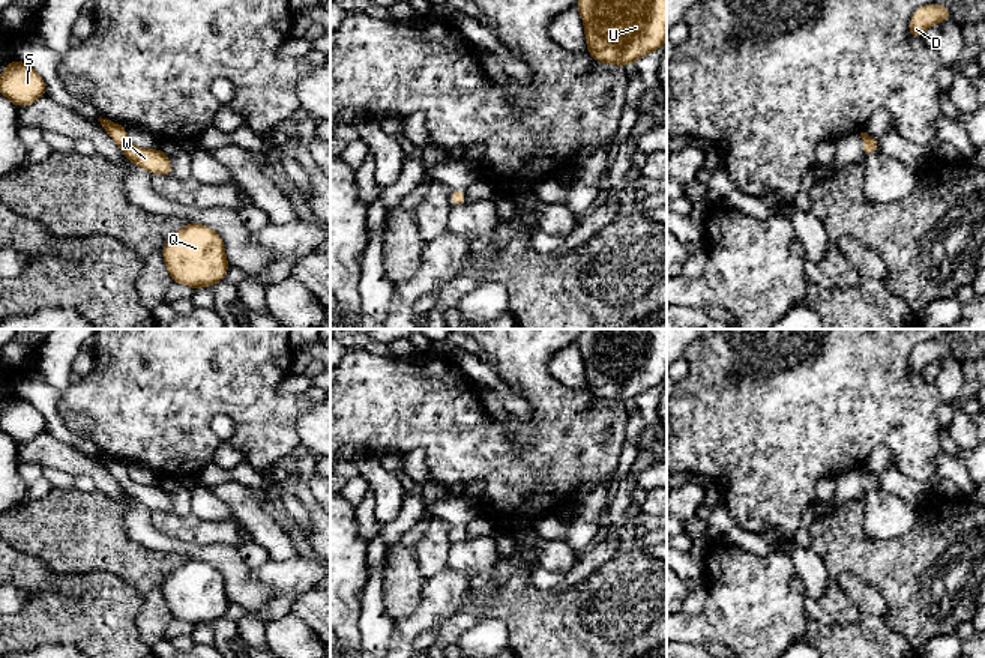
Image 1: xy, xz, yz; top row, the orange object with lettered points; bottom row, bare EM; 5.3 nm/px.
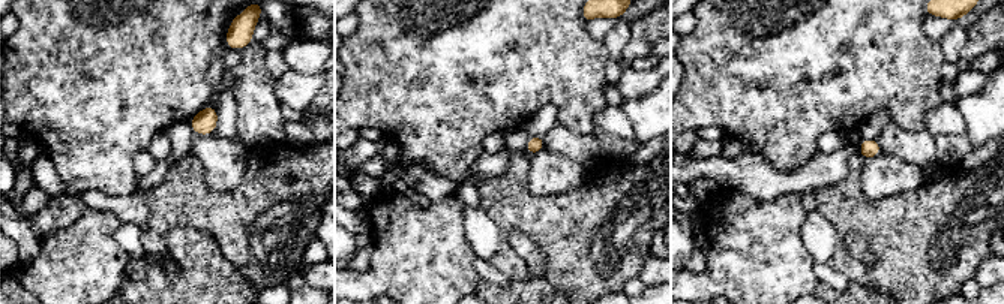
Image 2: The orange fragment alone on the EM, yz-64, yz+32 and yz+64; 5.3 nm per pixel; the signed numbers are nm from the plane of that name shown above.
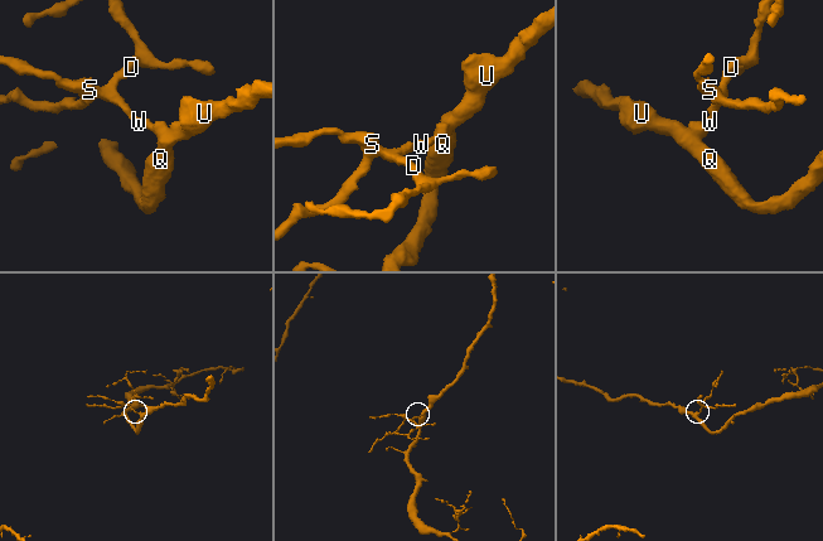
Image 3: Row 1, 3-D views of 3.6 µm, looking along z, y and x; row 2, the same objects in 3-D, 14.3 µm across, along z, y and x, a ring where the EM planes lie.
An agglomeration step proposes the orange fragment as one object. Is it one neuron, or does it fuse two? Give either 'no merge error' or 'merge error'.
no merge error

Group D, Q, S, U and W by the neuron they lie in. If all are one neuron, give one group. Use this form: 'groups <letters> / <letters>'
groups D Q S U W

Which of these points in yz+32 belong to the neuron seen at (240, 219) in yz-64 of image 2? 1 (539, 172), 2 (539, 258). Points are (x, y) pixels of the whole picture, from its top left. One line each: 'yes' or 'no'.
1: no
2: no

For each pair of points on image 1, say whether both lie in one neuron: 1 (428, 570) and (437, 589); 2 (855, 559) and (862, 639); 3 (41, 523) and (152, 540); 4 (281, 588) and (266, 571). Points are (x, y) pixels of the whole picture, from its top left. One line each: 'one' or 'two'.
1: two
2: two
3: two
4: one

